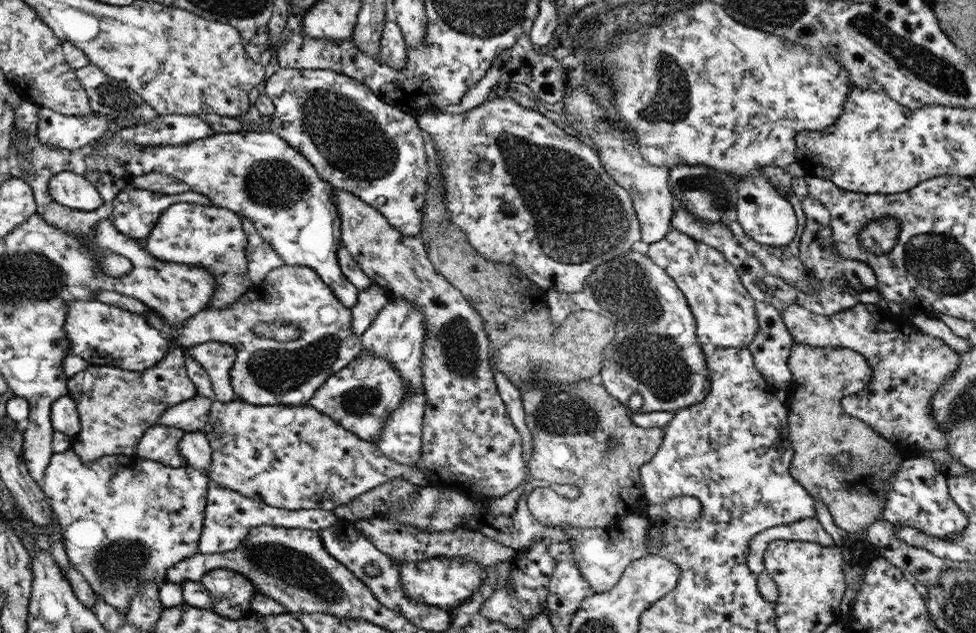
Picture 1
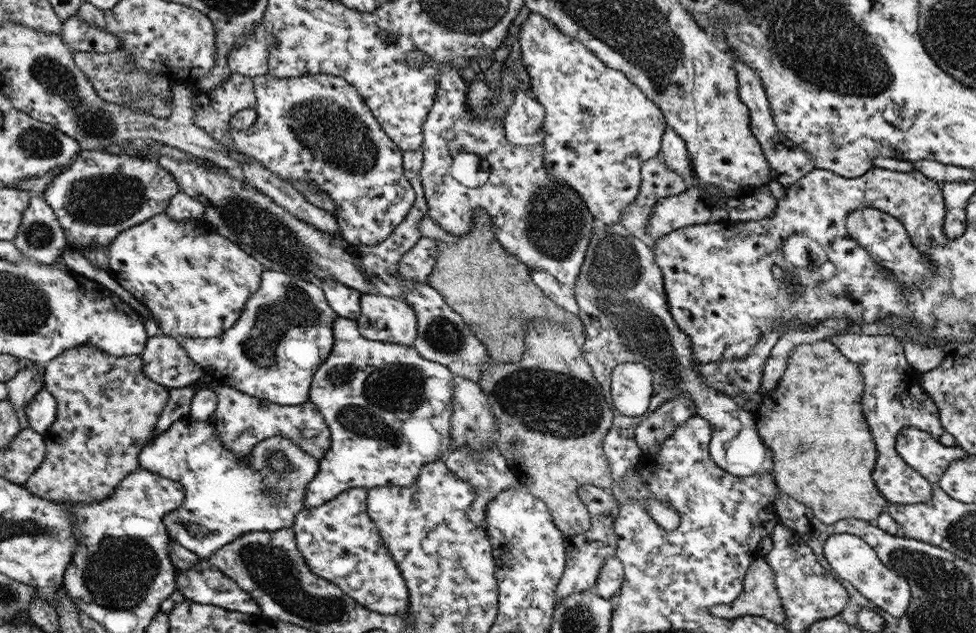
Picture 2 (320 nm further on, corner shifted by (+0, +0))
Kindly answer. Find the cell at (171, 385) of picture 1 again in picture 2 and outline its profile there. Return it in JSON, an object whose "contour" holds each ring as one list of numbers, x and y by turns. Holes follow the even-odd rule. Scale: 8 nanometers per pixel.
{"contour":[[82,345,69,348,52,362,45,363,44,390,57,399,57,419,44,432,45,462,22,484,33,496,54,503,90,505,108,499,120,486,122,479,139,468,142,450,157,435,157,422,168,404,170,392,144,373,141,355,114,356,102,349]]}

